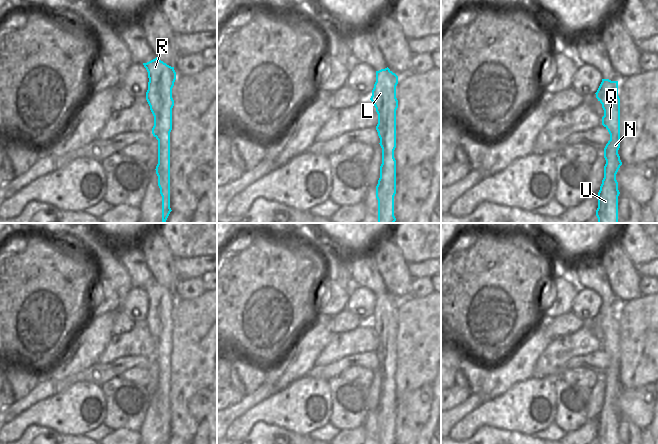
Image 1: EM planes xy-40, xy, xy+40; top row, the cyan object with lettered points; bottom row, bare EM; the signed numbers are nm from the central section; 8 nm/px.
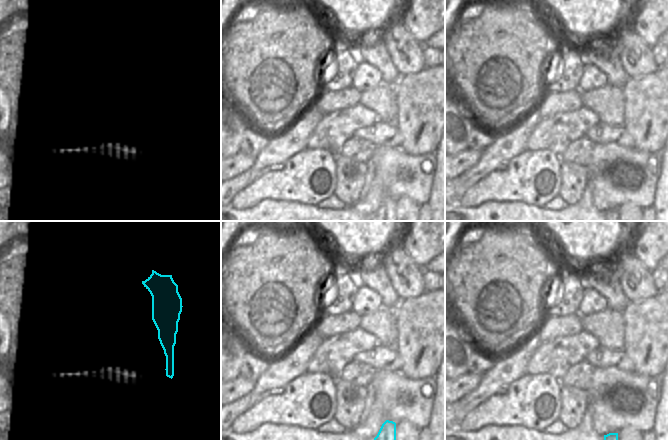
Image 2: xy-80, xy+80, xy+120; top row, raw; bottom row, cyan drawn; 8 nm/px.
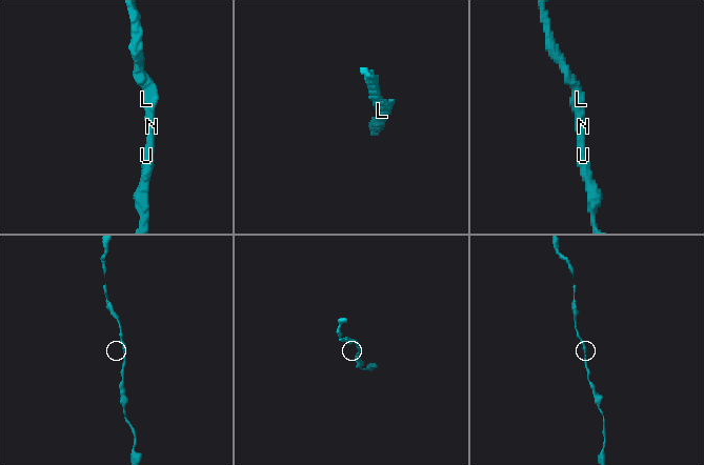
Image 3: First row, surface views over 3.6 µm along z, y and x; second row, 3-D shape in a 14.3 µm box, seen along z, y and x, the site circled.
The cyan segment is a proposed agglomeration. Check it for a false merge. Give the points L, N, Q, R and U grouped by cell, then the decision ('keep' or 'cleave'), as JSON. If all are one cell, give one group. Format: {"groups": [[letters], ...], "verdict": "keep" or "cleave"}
{"groups": [["L", "N", "Q", "R", "U"]], "verdict": "keep"}

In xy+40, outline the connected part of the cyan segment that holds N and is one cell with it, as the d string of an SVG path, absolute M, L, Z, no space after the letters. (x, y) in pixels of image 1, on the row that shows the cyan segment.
M602 79L596 98L602 104L604 116L602 125L608 130L610 140L604 148L604 178L598 192L598 223L618 223L618 182L616 174L622 165L618 150L620 148L620 98L618 81Z

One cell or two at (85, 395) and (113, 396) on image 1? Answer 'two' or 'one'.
two

